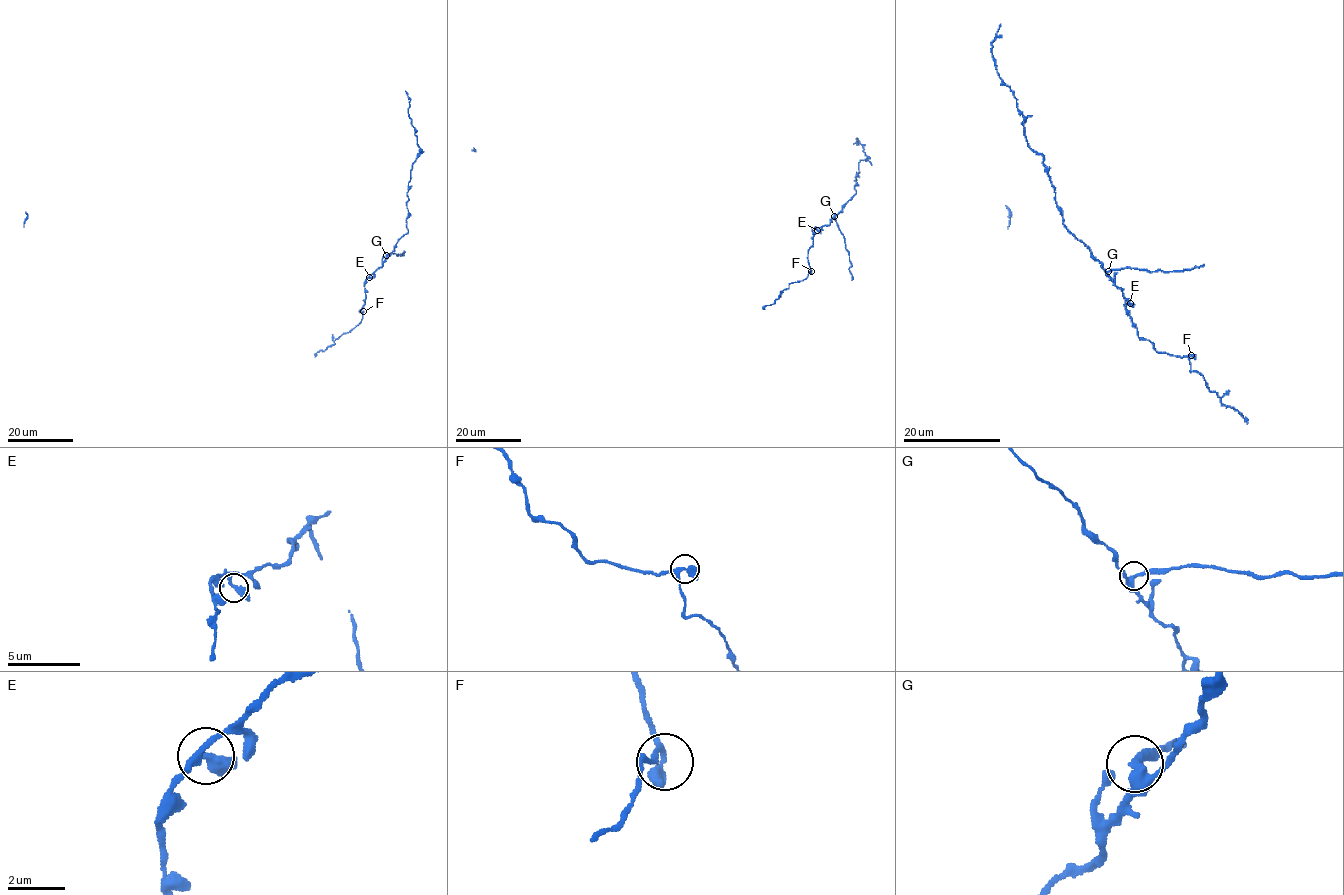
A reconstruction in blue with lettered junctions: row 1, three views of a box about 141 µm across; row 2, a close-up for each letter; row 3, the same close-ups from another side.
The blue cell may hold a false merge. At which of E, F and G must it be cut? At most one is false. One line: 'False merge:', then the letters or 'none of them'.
False merge: G

